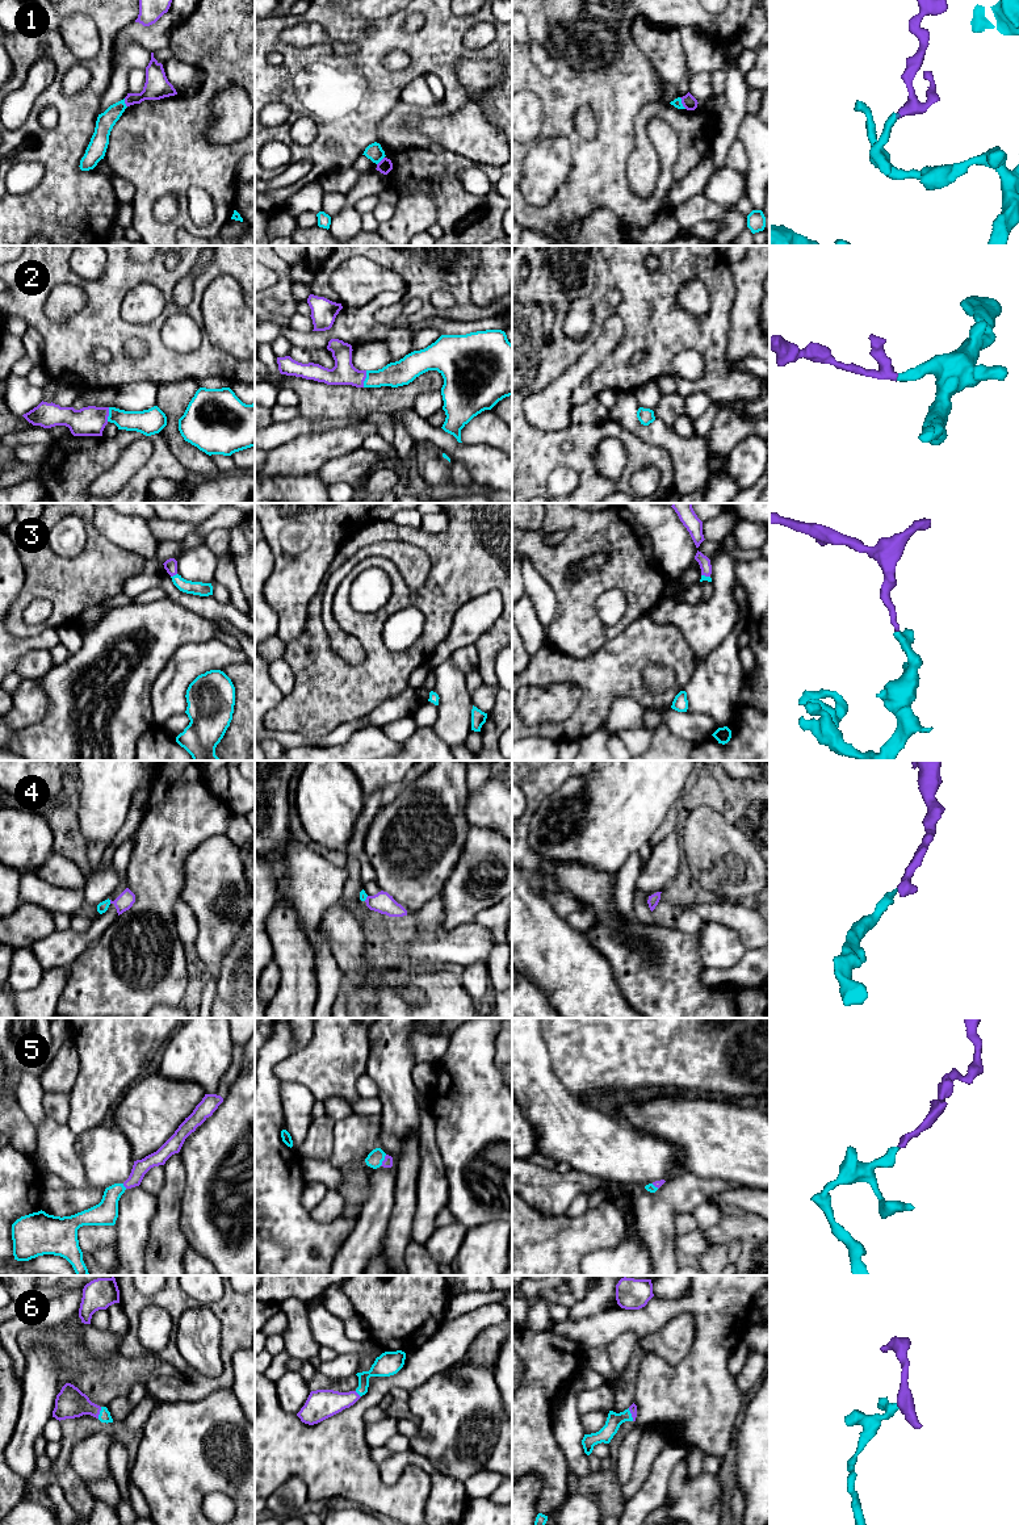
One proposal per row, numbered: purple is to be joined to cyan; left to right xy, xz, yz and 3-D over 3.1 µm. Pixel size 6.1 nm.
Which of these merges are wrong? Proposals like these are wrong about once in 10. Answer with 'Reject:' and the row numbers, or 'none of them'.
Reject: 1

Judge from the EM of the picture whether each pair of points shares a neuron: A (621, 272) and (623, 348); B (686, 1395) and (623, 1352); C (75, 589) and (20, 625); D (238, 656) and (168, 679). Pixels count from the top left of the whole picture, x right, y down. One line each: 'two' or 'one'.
A: one
B: two
C: one
D: one

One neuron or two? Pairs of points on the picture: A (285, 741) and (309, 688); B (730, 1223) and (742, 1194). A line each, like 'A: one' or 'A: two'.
A: two
B: two

